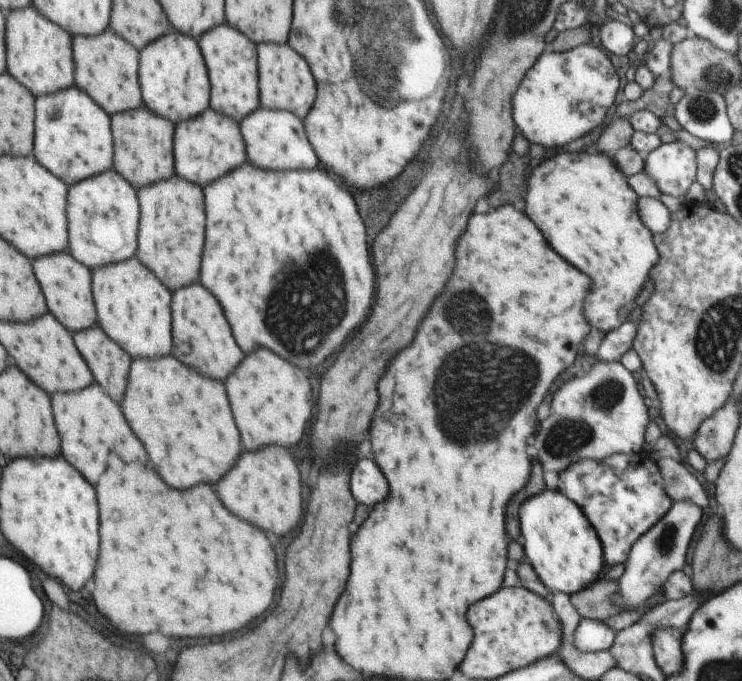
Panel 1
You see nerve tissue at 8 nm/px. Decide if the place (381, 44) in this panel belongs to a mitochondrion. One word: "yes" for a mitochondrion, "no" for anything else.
yes

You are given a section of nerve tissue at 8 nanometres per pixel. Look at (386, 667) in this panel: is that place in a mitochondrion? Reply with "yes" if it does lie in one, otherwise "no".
no

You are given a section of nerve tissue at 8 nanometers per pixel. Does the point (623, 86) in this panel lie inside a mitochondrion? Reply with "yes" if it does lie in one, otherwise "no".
no

